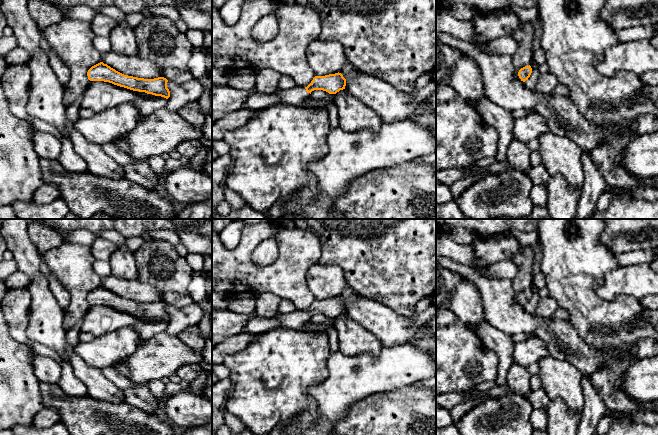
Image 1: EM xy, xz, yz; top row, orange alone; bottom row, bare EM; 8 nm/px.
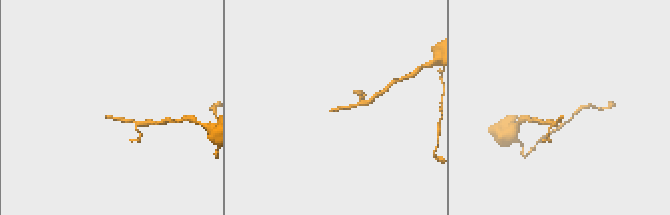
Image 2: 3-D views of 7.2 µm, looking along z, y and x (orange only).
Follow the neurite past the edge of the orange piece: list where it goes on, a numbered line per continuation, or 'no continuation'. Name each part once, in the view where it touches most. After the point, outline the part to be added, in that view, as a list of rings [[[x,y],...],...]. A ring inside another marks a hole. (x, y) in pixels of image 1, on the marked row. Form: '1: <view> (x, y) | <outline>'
1: xz (295, 96) | [[[295,86],[294,88],[288,90],[279,89],[275,95],[280,98],[281,104],[298,106],[308,97],[310,97],[310,93],[308,93],[305,87]]]

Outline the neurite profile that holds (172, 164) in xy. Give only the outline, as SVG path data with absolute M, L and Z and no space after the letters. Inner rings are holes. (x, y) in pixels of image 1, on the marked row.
M167 156L166 157L166 164L165 164L165 168L164 168L164 171L160 174L158 174L158 179L161 181L163 180L164 176L167 174L167 173L170 173L180 167L184 166L182 164L182 162L179 160L179 158L177 159L174 159L170 156Z

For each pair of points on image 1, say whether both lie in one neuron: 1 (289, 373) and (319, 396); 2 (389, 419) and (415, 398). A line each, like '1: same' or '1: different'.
1: different
2: same

